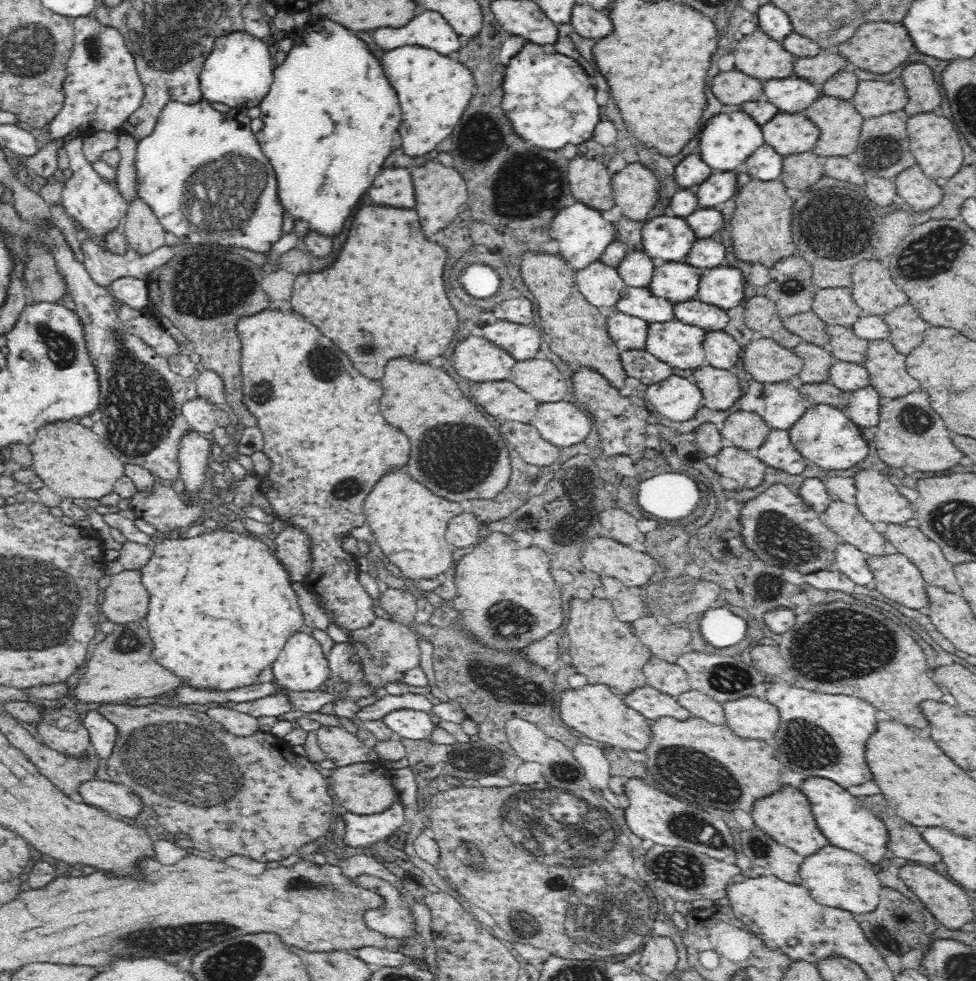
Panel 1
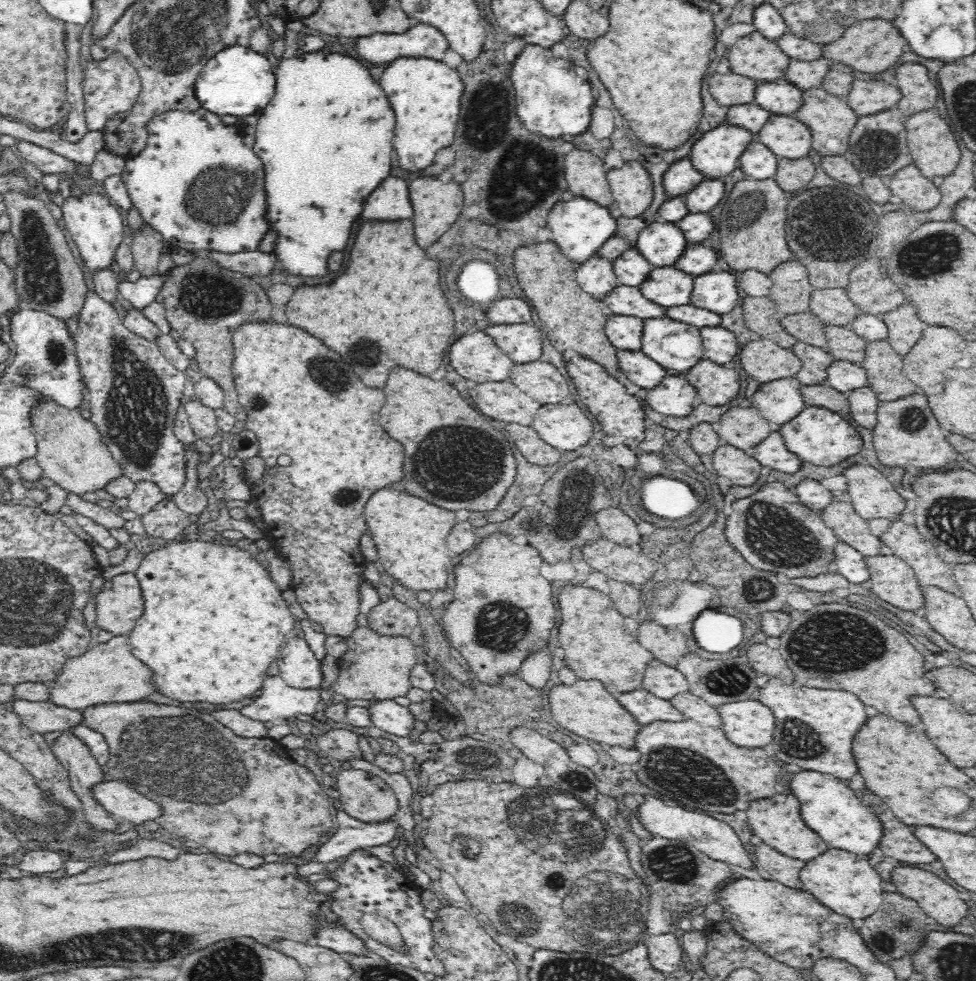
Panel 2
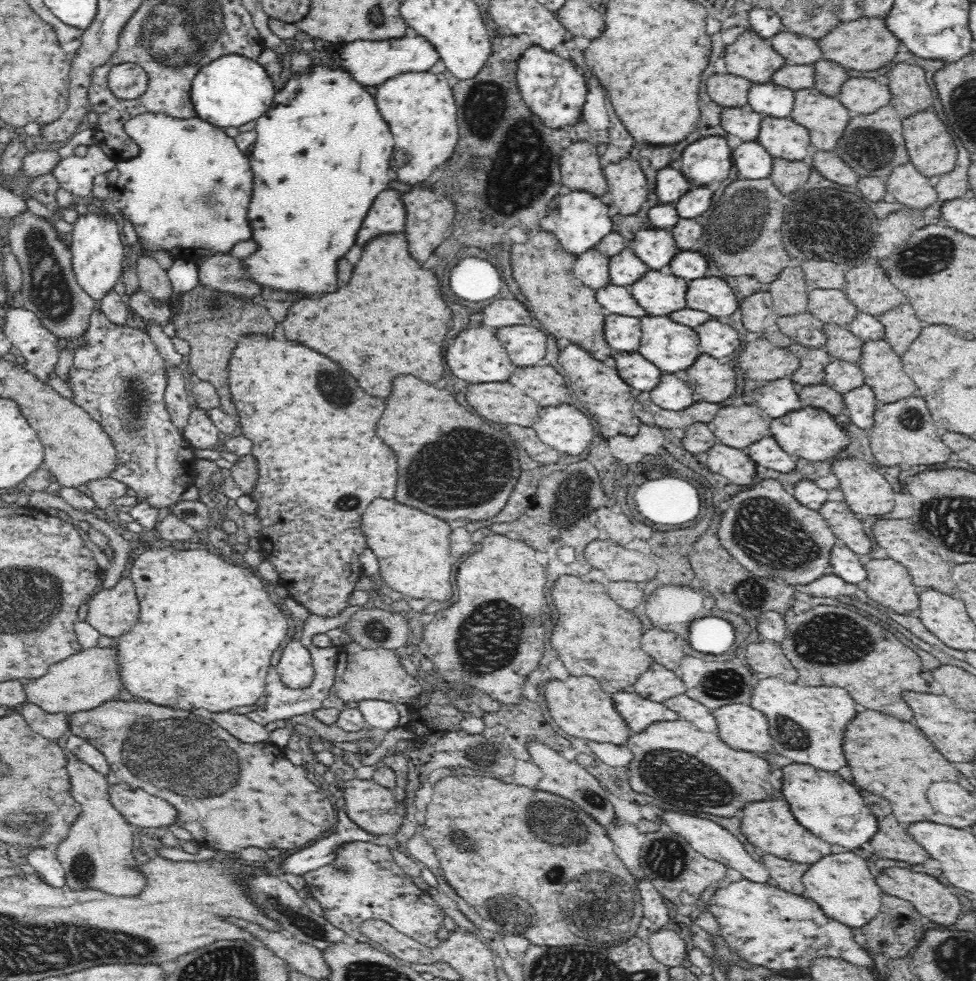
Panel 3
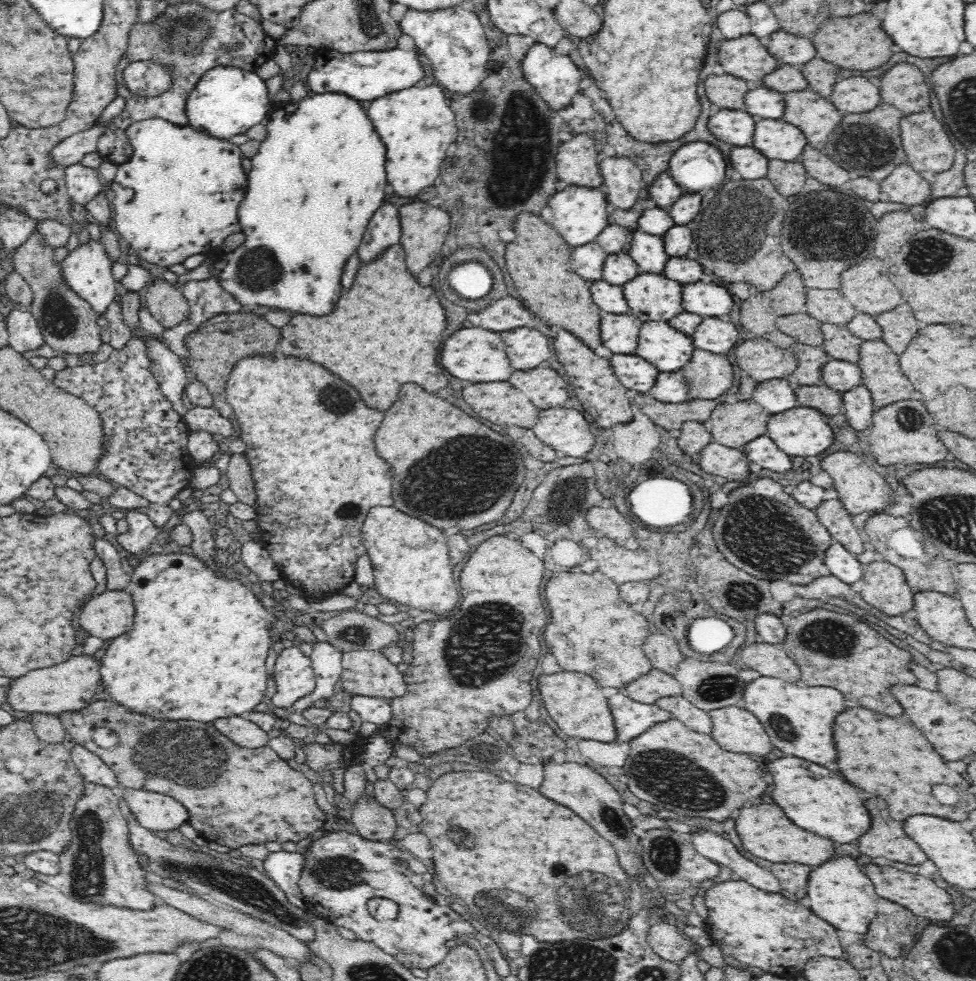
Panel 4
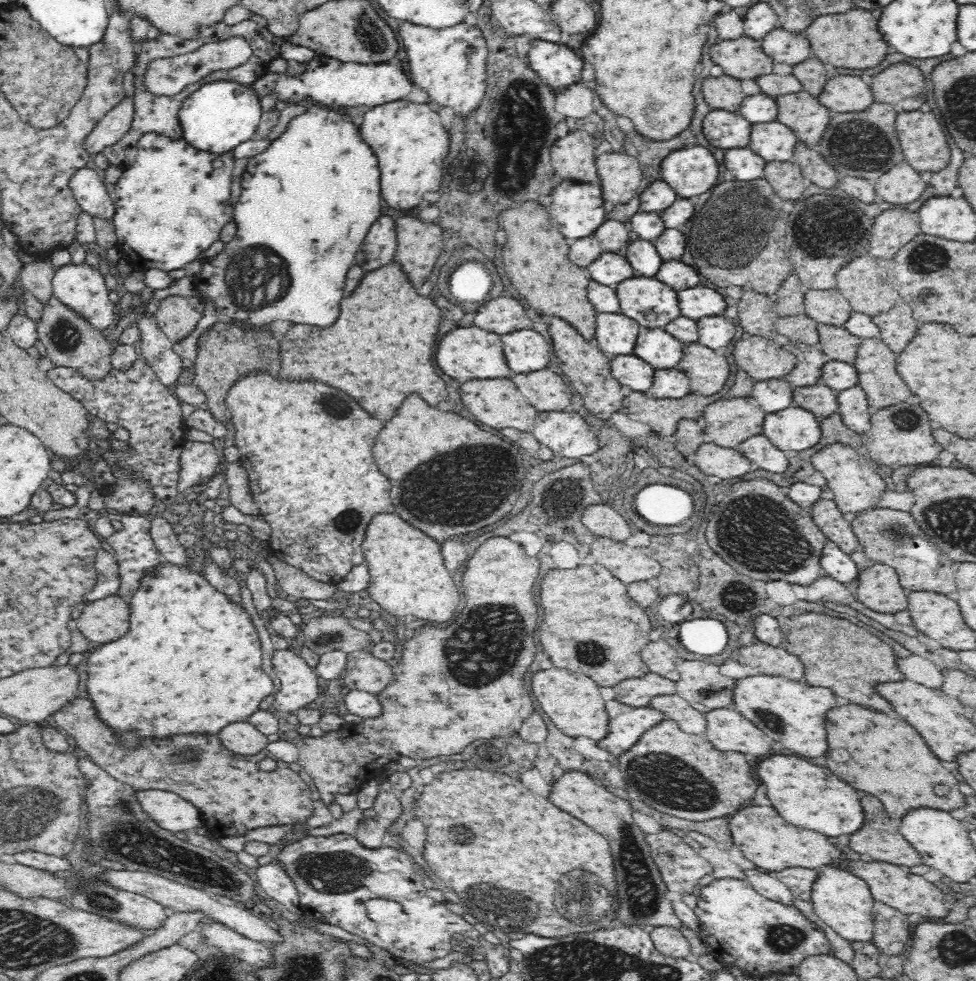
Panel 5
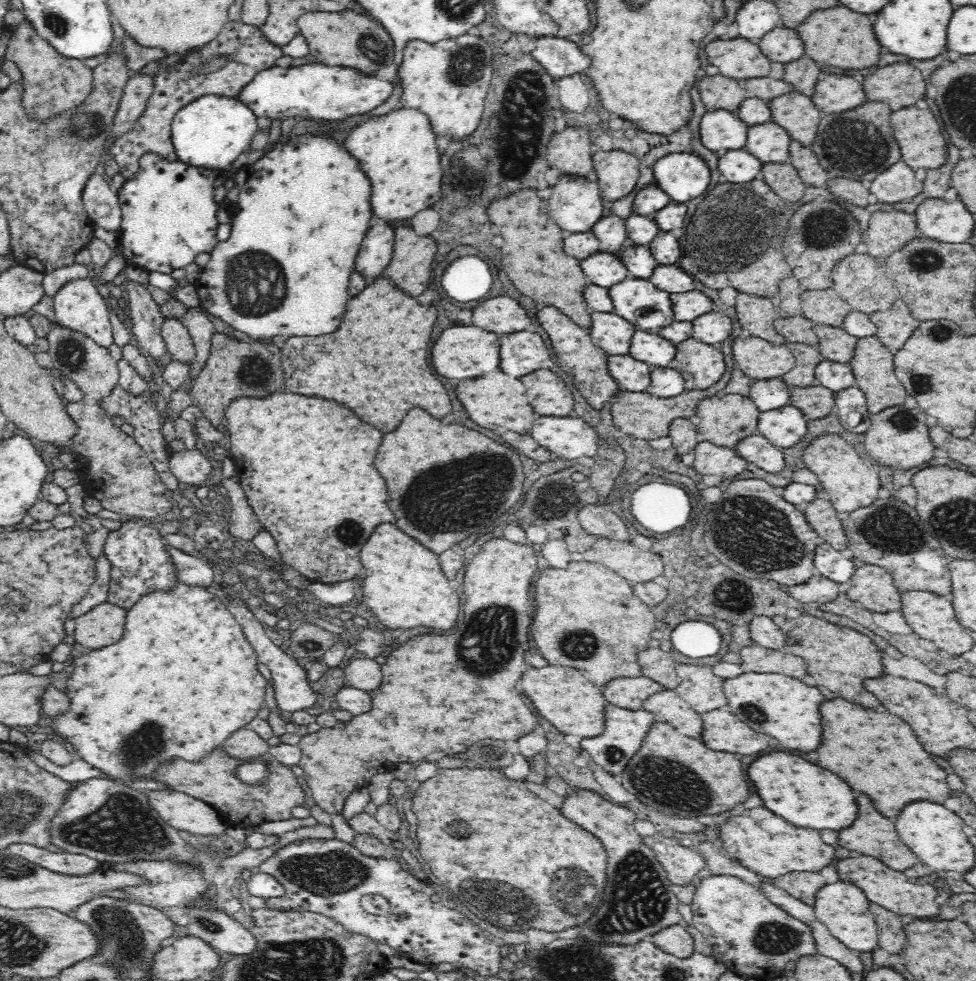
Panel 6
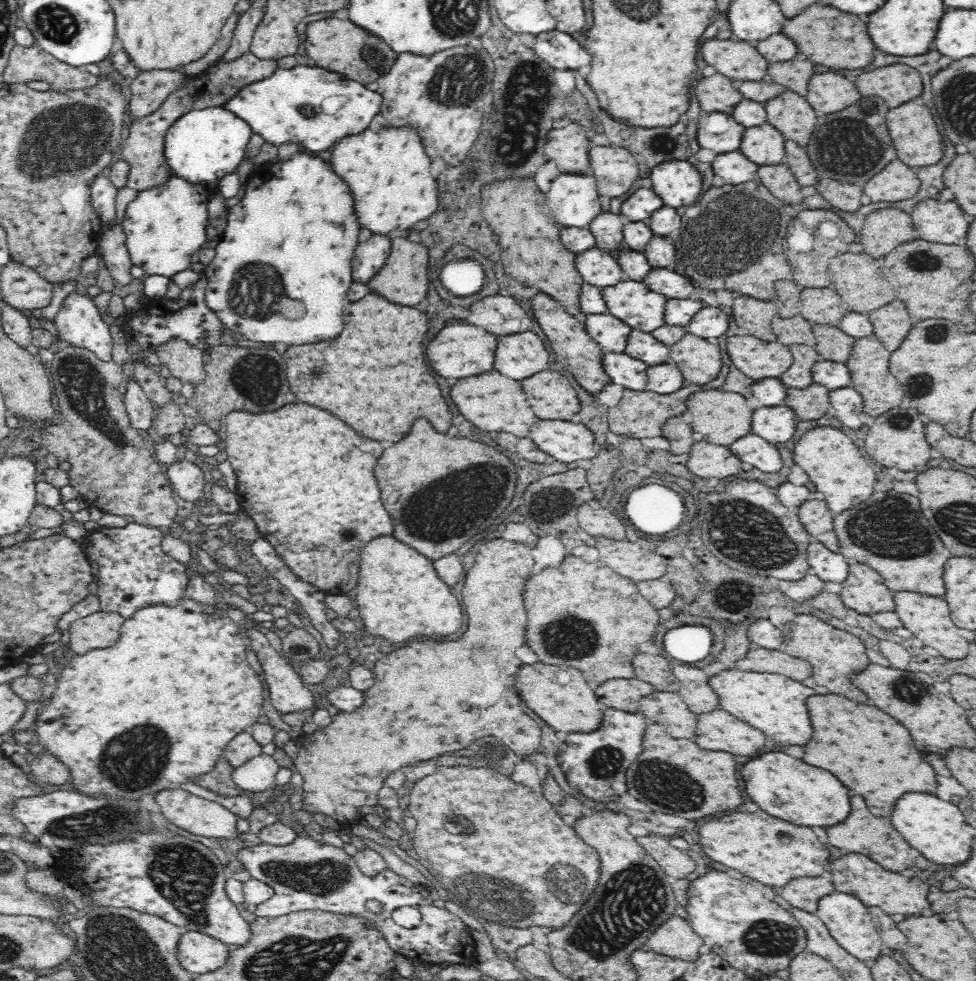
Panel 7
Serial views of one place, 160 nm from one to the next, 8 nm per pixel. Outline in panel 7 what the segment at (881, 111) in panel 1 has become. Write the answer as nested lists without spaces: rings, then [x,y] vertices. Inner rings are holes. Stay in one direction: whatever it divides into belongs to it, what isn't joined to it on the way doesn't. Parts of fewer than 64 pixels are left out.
[[[816,74],[810,80],[810,92],[806,96],[810,104],[820,112],[840,112],[860,100],[860,92],[854,82],[840,74]]]

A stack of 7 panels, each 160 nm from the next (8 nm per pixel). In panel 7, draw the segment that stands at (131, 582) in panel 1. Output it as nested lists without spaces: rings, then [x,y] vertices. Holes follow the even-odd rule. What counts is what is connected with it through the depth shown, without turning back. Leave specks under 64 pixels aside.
[[[96,611],[78,618],[68,628],[69,649],[77,655],[108,648],[120,638],[125,618],[112,611]]]

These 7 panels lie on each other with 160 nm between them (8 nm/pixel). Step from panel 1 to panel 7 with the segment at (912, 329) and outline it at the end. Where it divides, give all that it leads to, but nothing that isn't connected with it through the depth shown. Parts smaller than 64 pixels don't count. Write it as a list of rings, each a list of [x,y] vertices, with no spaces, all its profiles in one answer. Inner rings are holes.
[[[890,302],[888,306],[870,312],[870,320],[874,324],[876,337],[890,352],[900,348],[908,330],[912,328],[912,320],[902,302]]]

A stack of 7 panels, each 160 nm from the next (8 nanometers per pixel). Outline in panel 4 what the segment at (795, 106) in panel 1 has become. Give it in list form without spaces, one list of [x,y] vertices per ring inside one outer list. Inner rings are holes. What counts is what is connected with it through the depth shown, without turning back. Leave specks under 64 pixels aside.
[[[766,86],[754,88],[746,92],[746,110],[756,116],[764,118],[782,118],[784,116],[784,94],[770,90]]]

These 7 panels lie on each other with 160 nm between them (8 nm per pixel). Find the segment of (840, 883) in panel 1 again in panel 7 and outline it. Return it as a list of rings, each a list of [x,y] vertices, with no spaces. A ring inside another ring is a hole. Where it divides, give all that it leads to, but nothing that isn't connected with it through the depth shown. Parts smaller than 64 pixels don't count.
[[[829,892],[821,896],[817,902],[815,912],[824,925],[829,929],[830,935],[845,950],[856,956],[859,960],[877,960],[881,956],[881,948],[884,946],[882,934],[874,923],[869,907],[864,906],[854,894],[847,892]]]

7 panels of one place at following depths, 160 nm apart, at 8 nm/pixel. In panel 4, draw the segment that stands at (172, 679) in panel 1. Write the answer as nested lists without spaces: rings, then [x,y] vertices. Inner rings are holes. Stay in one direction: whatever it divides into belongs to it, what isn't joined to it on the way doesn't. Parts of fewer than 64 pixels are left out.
[[[80,654],[71,656],[62,664],[50,668],[32,670],[16,678],[8,690],[8,704],[14,710],[28,713],[42,712],[59,715],[64,712],[80,712],[96,701],[96,694],[102,690],[102,673],[100,673],[100,658],[94,655]]]

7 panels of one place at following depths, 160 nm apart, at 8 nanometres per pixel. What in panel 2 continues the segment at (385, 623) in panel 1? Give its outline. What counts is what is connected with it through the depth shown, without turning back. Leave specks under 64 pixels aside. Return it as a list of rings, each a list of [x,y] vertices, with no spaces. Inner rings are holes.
[[[367,624],[347,636],[346,644],[348,650],[342,656],[339,675],[331,685],[336,693],[344,695],[348,700],[393,700],[396,696],[406,696],[412,688],[410,673],[418,660],[416,646],[409,637],[384,635]]]

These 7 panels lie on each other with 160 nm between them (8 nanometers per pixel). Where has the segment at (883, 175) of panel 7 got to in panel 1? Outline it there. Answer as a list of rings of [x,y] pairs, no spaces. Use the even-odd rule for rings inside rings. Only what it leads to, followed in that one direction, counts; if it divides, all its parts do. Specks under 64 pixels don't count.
[[[918,164],[906,168],[894,178],[899,194],[916,213],[940,204],[943,190],[934,179],[927,177]]]

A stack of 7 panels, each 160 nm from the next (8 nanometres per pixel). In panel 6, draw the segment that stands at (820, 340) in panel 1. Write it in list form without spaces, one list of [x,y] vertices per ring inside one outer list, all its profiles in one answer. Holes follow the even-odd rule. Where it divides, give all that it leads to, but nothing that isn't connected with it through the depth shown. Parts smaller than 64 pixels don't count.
[[[779,314],[774,321],[775,329],[784,337],[786,344],[804,343],[816,346],[819,340],[813,325],[814,322],[803,315],[786,317]]]

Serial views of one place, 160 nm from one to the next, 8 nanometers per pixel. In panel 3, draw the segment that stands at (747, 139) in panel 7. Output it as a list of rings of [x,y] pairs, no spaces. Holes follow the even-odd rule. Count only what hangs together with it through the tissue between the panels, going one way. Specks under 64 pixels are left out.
[[[764,117],[757,141],[773,157],[801,161],[812,151],[809,130],[790,118]]]

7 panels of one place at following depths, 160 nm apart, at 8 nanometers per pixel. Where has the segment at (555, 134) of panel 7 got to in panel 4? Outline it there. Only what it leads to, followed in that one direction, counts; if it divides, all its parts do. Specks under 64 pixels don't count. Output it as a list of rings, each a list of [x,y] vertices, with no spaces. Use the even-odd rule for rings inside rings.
[[[580,134],[567,140],[558,150],[558,176],[569,185],[603,189],[603,176],[599,169],[598,152],[594,138]]]

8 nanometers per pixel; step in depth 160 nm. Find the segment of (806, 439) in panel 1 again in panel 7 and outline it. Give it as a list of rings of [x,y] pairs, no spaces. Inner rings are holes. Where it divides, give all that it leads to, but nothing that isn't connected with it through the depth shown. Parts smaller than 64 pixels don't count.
[[[784,404],[776,408],[758,408],[753,412],[750,432],[777,446],[794,436],[798,420],[794,409]]]

